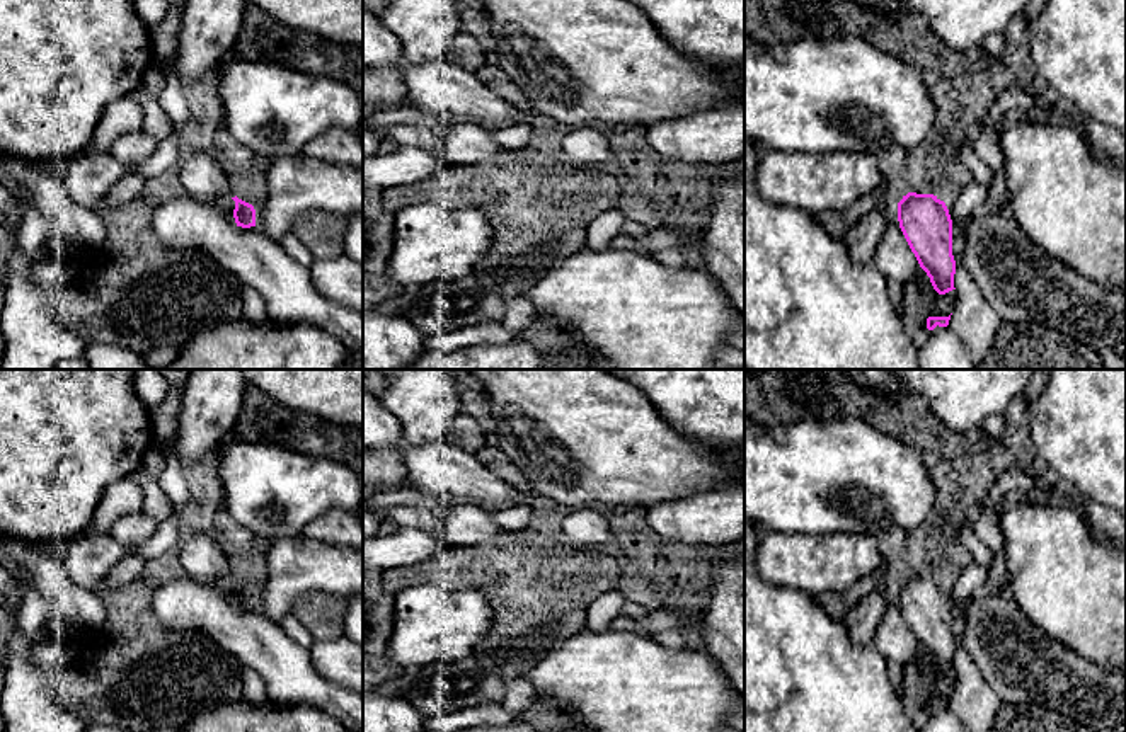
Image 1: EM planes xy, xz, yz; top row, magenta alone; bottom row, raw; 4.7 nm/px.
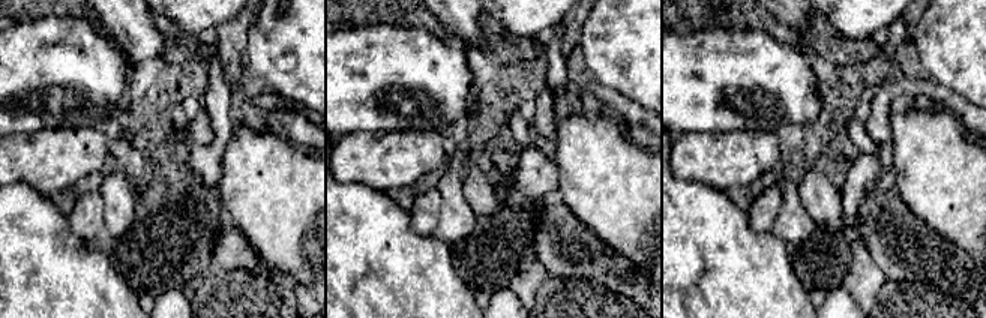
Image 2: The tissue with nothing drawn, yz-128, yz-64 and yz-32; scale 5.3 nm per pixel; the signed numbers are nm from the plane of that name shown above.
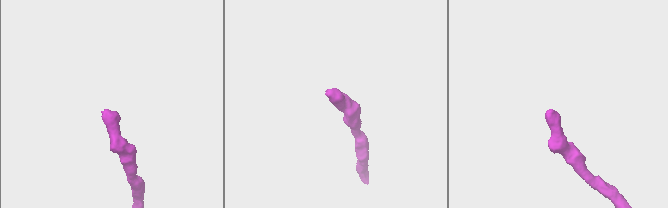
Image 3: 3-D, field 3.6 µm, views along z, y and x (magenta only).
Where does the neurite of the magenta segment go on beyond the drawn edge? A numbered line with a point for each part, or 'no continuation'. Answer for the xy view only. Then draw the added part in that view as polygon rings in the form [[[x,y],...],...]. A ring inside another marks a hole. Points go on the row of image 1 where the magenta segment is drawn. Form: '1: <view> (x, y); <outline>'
1: xy (205, 177); [[[198,153],[174,174],[175,189],[198,199],[232,199],[238,186],[228,167],[208,153]]]

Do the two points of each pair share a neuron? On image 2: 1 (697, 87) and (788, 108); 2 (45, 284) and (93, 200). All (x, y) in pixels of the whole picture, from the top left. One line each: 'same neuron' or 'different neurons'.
1: same neuron
2: different neurons

